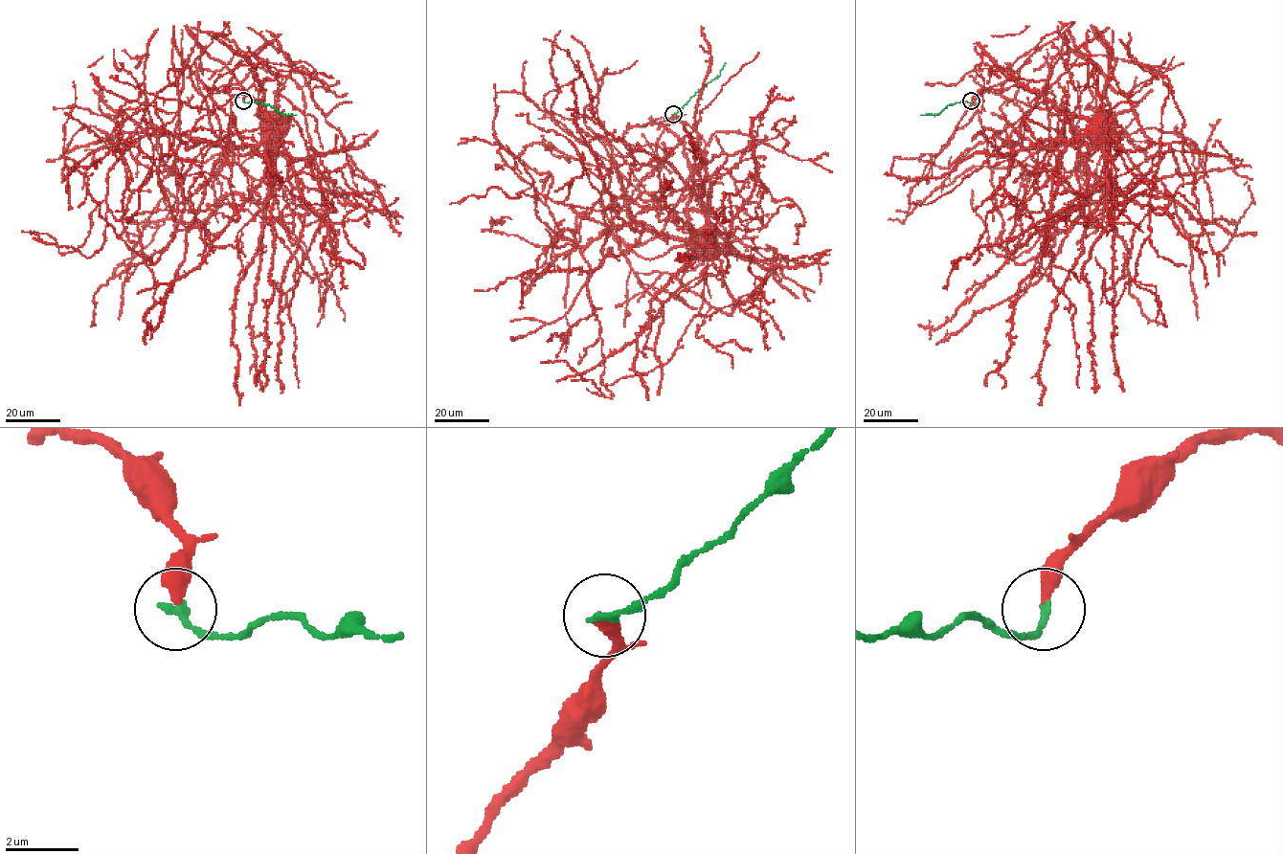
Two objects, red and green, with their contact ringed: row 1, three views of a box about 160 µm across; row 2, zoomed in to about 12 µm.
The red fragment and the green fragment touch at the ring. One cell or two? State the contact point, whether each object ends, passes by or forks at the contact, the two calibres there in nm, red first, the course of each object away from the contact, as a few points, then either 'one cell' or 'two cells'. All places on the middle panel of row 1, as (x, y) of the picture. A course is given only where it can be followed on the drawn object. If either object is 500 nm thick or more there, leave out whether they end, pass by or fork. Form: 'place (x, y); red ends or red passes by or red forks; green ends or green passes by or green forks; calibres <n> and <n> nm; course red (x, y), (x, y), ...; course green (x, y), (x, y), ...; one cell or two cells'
place (673, 114); red ends; green ends; calibres 400 and 220 nm; course red (673, 114), (659, 162), (639, 184), (644, 180), (671, 152), (649, 144), (613, 159), (631, 217), (698, 249); course green (673, 114), (715, 78), (726, 62); two cells

